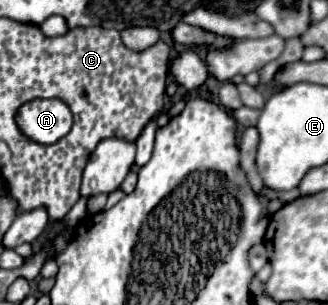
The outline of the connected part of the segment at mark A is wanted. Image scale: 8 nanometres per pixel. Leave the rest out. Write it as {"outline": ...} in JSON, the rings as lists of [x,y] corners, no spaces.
{"outline":[[[57,98],[31,100],[17,110],[17,128],[37,144],[55,144],[73,126],[71,110]]]}

